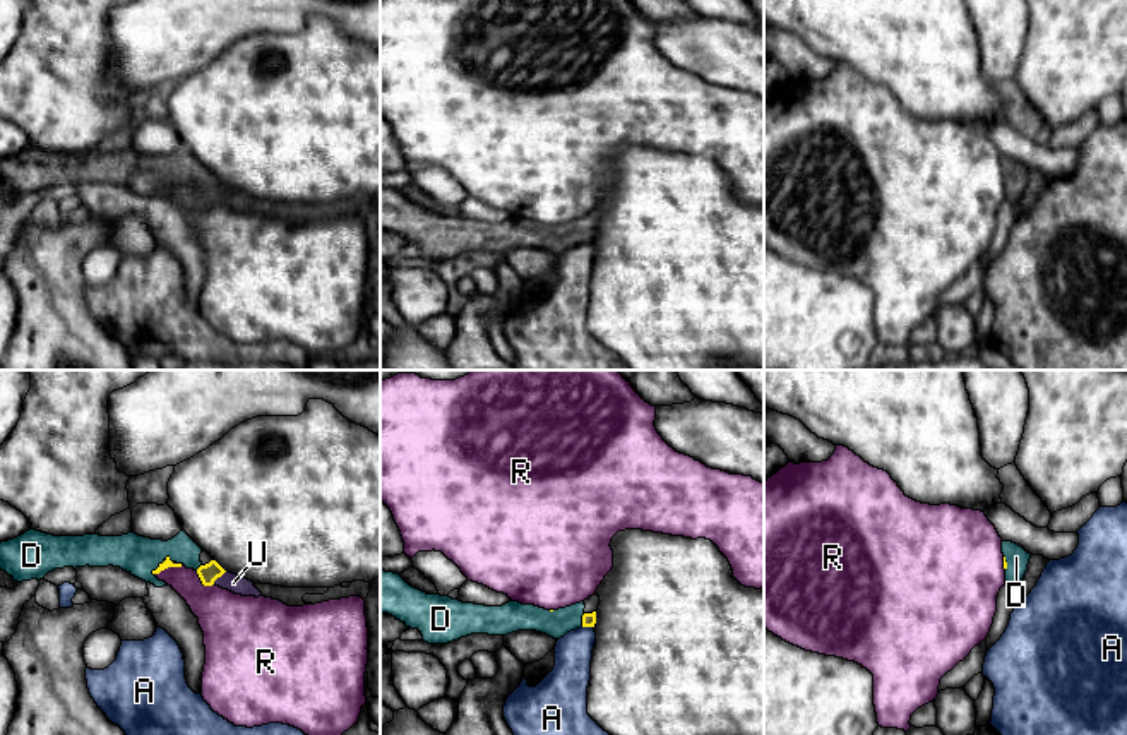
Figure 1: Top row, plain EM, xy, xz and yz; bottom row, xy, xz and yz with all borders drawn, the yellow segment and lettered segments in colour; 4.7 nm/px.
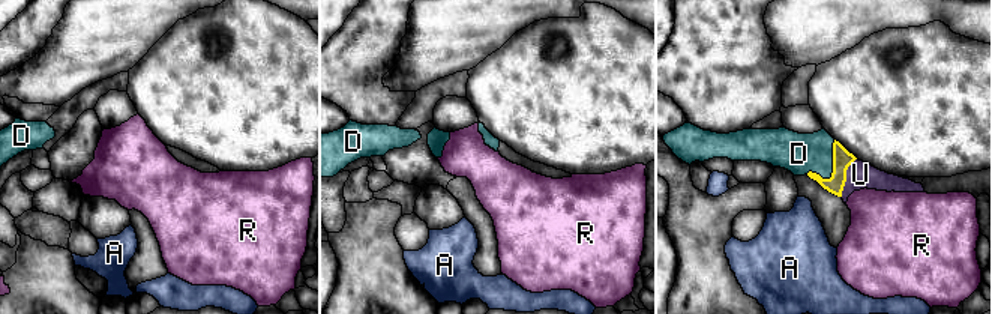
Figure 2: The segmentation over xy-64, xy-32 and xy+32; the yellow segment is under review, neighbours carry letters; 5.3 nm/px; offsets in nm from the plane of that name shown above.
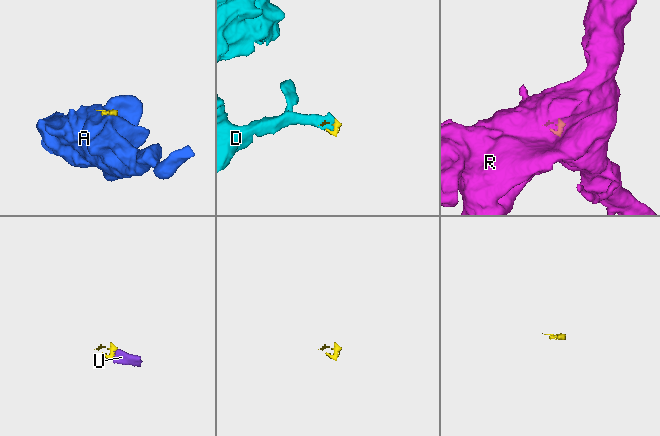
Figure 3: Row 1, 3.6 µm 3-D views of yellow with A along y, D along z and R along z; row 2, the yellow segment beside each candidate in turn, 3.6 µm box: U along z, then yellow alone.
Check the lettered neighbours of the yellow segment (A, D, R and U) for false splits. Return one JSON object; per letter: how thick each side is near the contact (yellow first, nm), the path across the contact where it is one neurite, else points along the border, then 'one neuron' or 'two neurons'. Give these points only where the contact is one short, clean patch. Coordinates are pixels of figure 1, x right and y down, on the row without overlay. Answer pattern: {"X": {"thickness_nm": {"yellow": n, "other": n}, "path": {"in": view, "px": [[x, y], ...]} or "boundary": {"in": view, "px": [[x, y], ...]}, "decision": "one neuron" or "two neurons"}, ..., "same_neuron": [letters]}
{"A": {"thickness_nm": {"yellow": 60, "other": 180}, "boundary": {"in": "xz", "px": [[583, 242], [593, 244]]}, "decision": "two neurons"}, "D": {"thickness_nm": {"yellow": 40, "other": 180}, "path": {"in": "xy", "px": [[166, 179], [160, 182], [139, 172]]}, "decision": "one neuron"}, "R": {"thickness_nm": {"yellow": 40, "other": 160}, "boundary": {"in": "xy", "px": [[182, 180], [165, 184], [155, 191]]}, "decision": "two neurons"}, "U": {"thickness_nm": {"yellow": 90, "other": 90}, "path": {"in": "xy", "px": [[209, 189], [218, 192], [233, 199]]}, "decision": "one neuron"}, "same_neuron": ["D", "U"]}

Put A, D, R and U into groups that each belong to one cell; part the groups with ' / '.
A / D U / R

